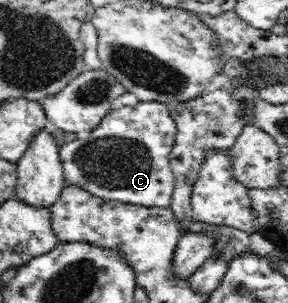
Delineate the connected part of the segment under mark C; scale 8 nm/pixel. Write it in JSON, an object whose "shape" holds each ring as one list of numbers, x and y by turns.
{"shape":[[140,100,134,106,112,110,85,140,76,138,59,147,65,186,77,186,102,200,146,208,169,207,175,189,170,151,176,133,176,122,164,103]]}

